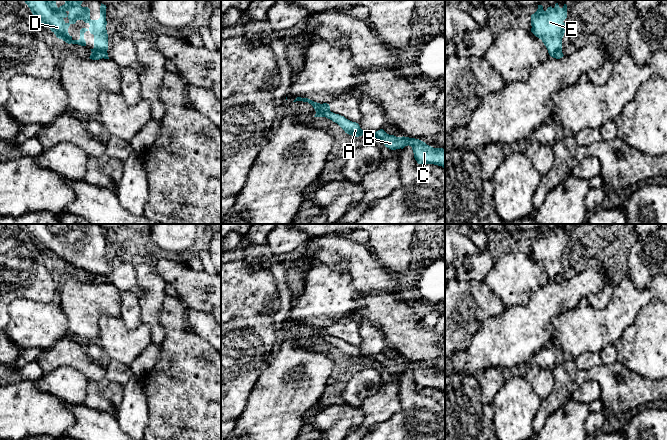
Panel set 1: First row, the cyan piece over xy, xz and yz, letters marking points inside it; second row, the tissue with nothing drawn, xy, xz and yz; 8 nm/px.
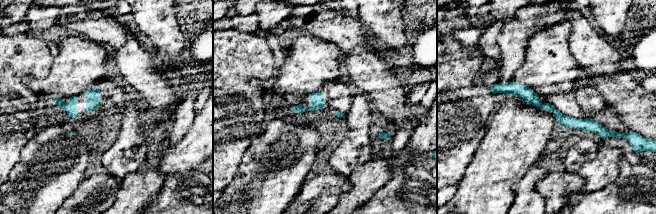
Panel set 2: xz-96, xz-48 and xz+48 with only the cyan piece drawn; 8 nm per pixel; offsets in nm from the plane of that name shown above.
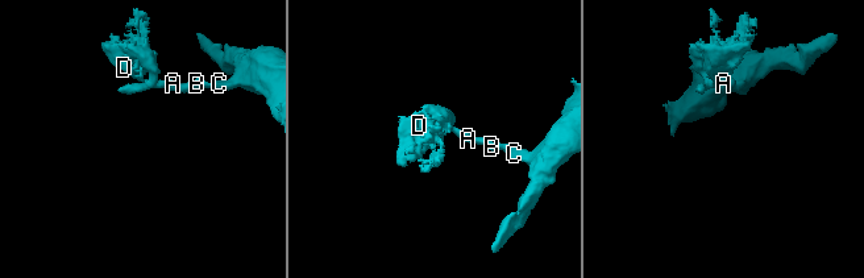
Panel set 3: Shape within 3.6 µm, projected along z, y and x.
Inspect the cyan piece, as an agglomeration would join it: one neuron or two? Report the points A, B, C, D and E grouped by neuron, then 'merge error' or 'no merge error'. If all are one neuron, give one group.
groups A B C / D E; merge error

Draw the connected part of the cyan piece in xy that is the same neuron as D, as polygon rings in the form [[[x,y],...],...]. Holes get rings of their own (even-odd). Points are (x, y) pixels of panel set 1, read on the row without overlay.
[[[25,224],[30,232],[34,243],[40,248],[46,248],[57,262],[62,263],[68,268],[78,268],[86,270],[84,257],[90,255],[94,259],[94,272],[91,276],[101,276],[108,274],[108,258],[106,254],[106,229],[101,227],[100,242],[98,244],[90,243],[90,233],[82,231],[83,225],[87,224],[66,224],[65,228],[59,232],[56,224]],[[77,244],[83,244],[88,247],[88,253],[80,254],[80,263],[73,264],[68,257],[71,248],[75,248]]]

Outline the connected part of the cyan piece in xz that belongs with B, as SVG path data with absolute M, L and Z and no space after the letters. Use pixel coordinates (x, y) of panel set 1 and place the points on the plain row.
M383 353L373 357L374 361L381 364L385 371L396 374L403 373L405 370L411 370L414 382L418 388L434 388L442 390L445 393L445 373L433 372L425 366L409 361L396 361L387 358Z

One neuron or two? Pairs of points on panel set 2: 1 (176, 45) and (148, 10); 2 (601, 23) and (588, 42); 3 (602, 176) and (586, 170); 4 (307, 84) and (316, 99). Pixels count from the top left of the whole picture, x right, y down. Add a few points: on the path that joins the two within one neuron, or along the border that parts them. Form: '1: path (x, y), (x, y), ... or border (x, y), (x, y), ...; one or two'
1: path (167, 36), (156, 19); one
2: border (587, 15), (597, 29); two
3: path (598, 173), (590, 171); one
4: border (327, 83), (320, 91), (308, 93), (305, 96); two

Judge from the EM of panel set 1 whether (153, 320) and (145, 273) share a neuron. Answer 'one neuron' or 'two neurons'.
one neuron

